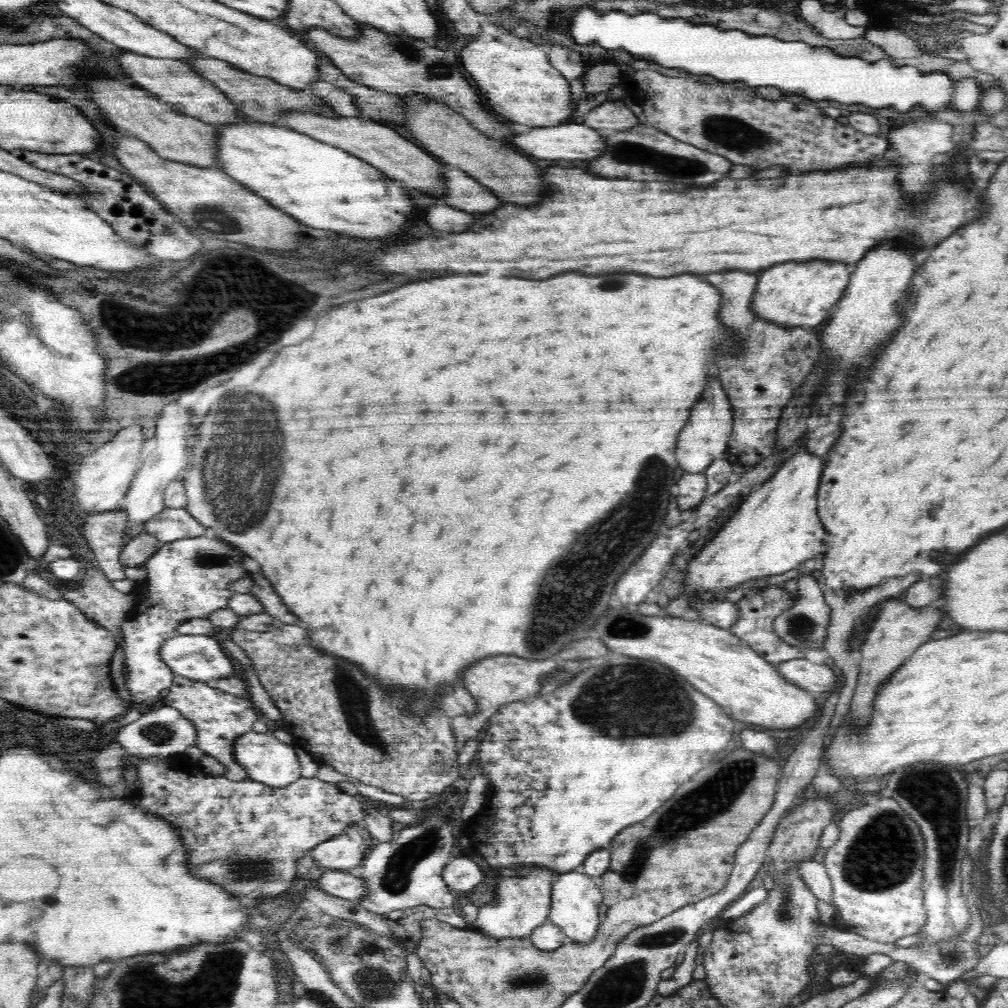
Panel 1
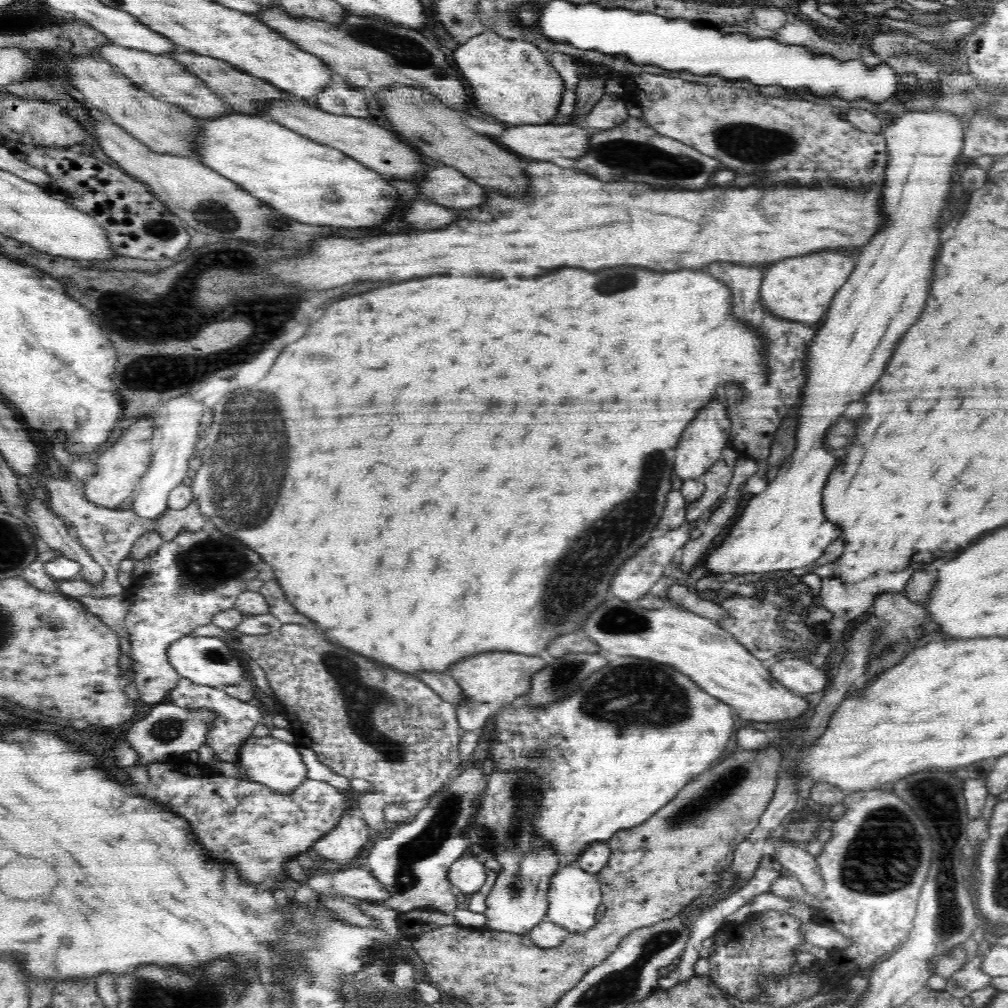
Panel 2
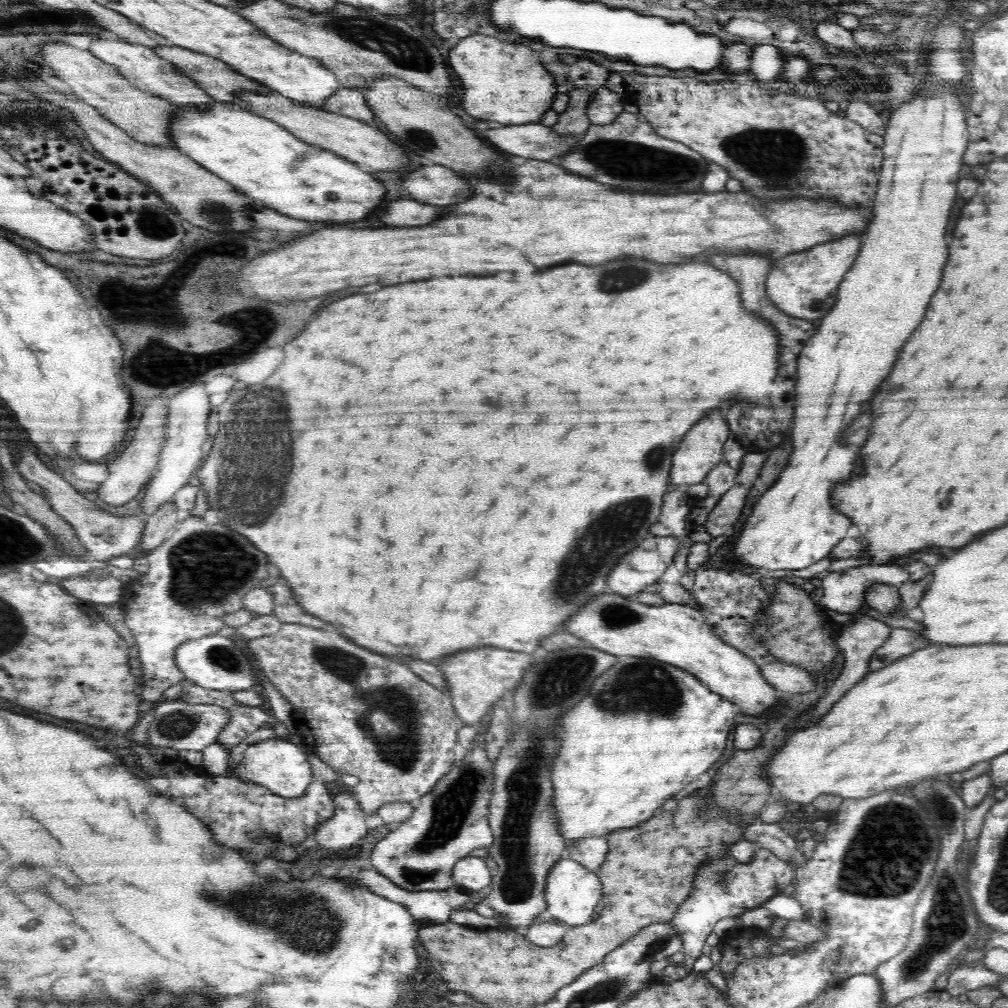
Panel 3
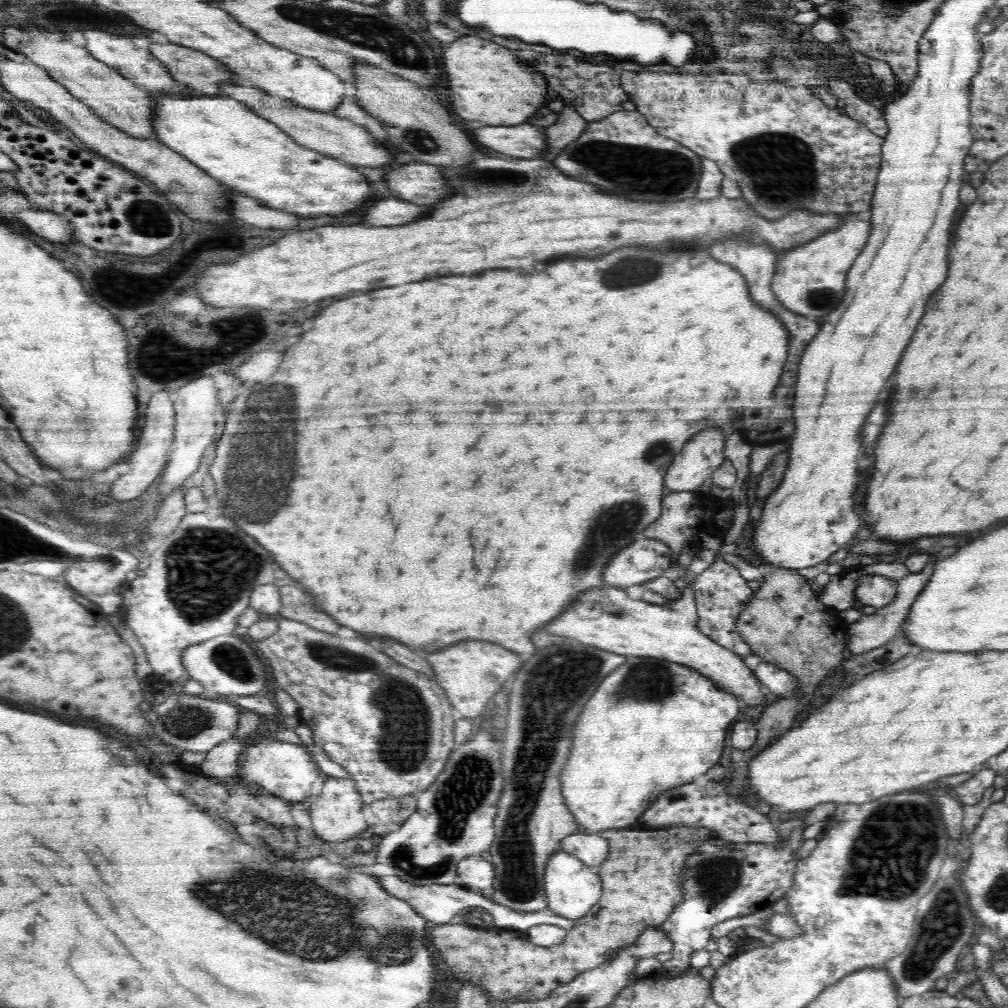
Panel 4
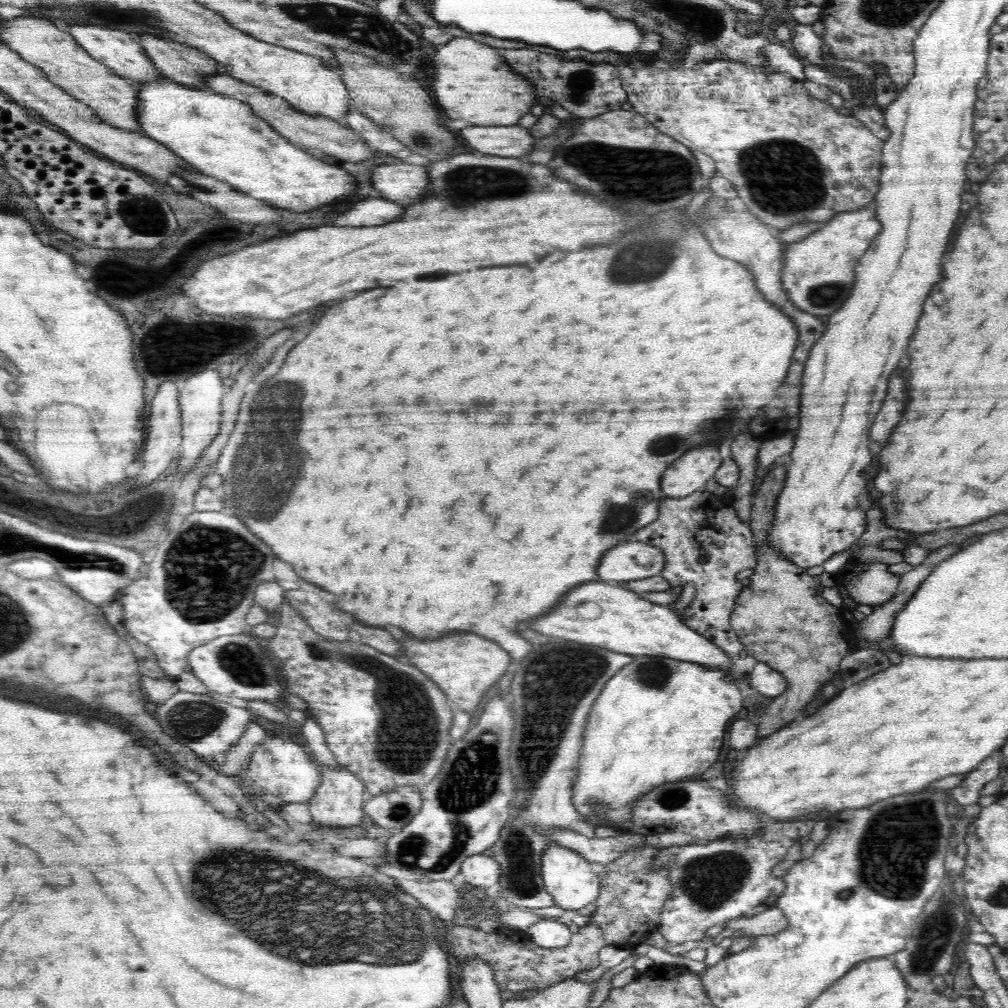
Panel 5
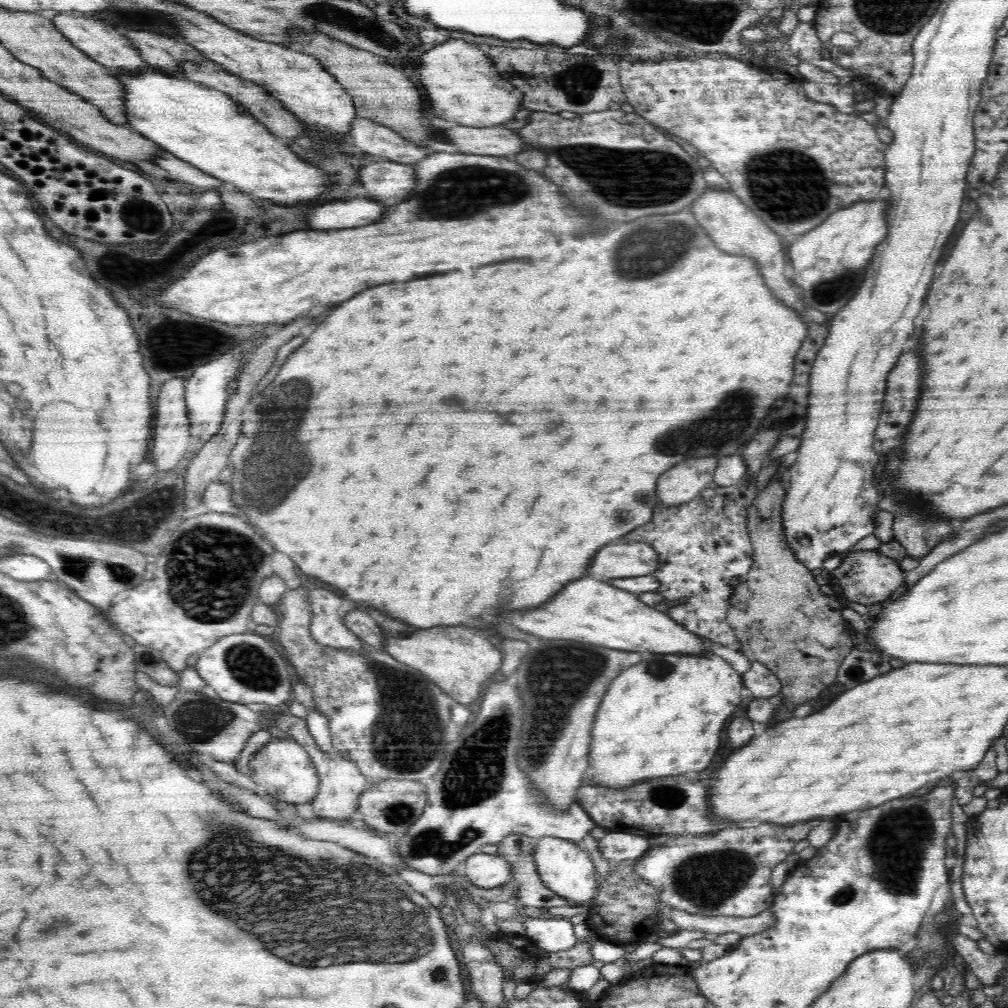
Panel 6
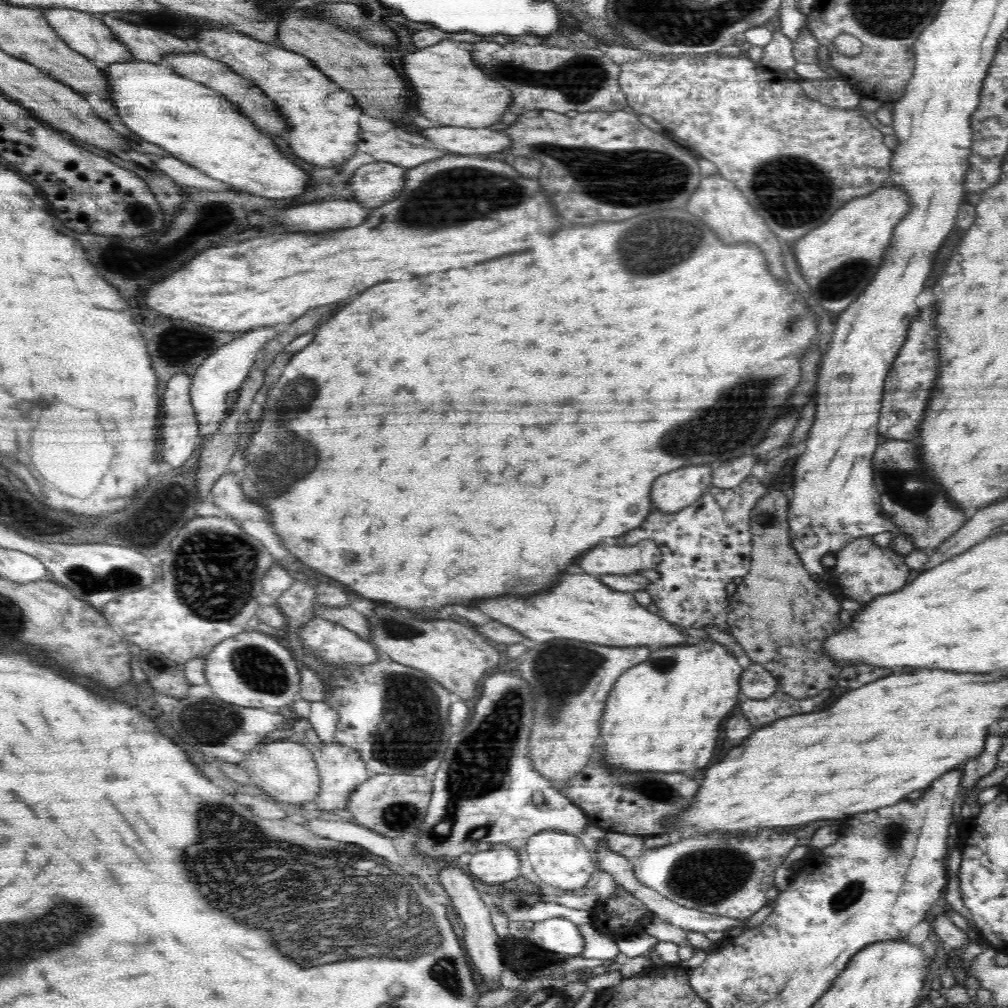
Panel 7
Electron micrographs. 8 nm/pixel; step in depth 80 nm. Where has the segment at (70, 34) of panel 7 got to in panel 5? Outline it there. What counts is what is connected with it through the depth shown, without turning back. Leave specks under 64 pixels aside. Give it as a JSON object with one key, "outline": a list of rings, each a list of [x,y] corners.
{"outline":[[[60,24],[67,30],[76,42],[80,44],[89,56],[98,60],[108,68],[111,68],[118,76],[129,79],[137,84],[145,83],[158,79],[166,79],[157,71],[154,63],[150,61],[148,55],[139,41],[138,34],[126,34],[120,30],[112,30],[112,28],[104,28],[104,26],[96,26],[96,24]]]}

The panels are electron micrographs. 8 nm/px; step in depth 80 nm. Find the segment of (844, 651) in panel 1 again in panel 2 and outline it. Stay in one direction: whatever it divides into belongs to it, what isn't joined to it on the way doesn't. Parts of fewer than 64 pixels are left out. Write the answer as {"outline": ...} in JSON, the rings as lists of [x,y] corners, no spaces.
{"outline":[[[906,568],[906,570],[900,570],[900,572],[886,572],[886,570],[880,570],[876,572],[874,576],[870,578],[864,578],[860,582],[842,582],[842,580],[834,579],[834,577],[825,577],[821,582],[821,590],[819,592],[818,599],[820,600],[822,607],[832,612],[833,619],[824,624],[825,639],[822,640],[830,642],[831,644],[842,641],[842,637],[846,632],[846,626],[852,623],[858,616],[862,616],[864,612],[871,610],[872,604],[876,602],[876,598],[883,592],[900,592],[910,578],[912,578],[912,568]]]}

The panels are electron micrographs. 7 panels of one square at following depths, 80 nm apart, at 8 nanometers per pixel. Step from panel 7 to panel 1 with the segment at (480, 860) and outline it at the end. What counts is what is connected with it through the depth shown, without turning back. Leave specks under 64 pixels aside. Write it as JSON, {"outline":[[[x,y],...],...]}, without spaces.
{"outline":[[[464,854],[456,856],[445,866],[442,878],[452,890],[467,892],[484,882],[484,873],[473,861],[472,854]]]}

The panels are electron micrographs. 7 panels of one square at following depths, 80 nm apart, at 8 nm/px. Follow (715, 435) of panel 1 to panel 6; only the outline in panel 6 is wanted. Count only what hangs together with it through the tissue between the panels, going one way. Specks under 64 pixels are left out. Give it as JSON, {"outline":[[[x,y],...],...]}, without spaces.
{"outline":[[[700,456],[664,472],[656,484],[659,504],[676,507],[696,499],[713,482],[718,461],[716,456]]]}

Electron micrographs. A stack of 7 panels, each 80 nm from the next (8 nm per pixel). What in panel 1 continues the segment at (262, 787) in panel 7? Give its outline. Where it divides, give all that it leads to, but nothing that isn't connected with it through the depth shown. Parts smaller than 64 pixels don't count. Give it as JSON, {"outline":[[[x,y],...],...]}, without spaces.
{"outline":[[[250,730],[236,739],[234,756],[236,762],[246,769],[248,779],[270,787],[282,788],[302,777],[300,761],[298,761],[295,749],[294,745],[284,744],[274,737],[272,732],[256,733]]]}

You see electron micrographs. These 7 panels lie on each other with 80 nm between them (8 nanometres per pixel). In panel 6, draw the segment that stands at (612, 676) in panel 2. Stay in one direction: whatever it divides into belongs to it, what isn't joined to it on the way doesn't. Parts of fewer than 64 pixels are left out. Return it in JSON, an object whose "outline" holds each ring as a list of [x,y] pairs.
{"outline":[[[708,651],[703,655],[682,655],[682,654],[658,654],[652,652],[642,653],[642,660],[638,664],[633,664],[631,667],[620,671],[620,674],[612,680],[608,690],[600,702],[598,712],[594,716],[594,724],[592,724],[592,738],[590,752],[588,752],[588,766],[592,770],[592,783],[600,785],[600,787],[608,787],[610,789],[624,789],[626,786],[632,786],[634,783],[639,783],[640,780],[646,778],[662,778],[662,776],[678,776],[684,772],[696,772],[696,770],[704,770],[710,766],[712,758],[716,756],[716,750],[720,746],[720,738],[722,738],[722,730],[728,722],[728,718],[732,718],[732,714],[738,710],[742,696],[743,676],[740,675],[734,668],[720,656],[717,656],[712,651]]]}

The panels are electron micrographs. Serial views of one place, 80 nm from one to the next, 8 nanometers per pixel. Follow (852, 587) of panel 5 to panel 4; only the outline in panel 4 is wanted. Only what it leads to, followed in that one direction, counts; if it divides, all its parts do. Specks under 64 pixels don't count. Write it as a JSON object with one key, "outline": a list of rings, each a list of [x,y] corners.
{"outline":[[[860,575],[855,588],[856,601],[875,609],[888,606],[895,600],[897,580],[880,575]]]}

